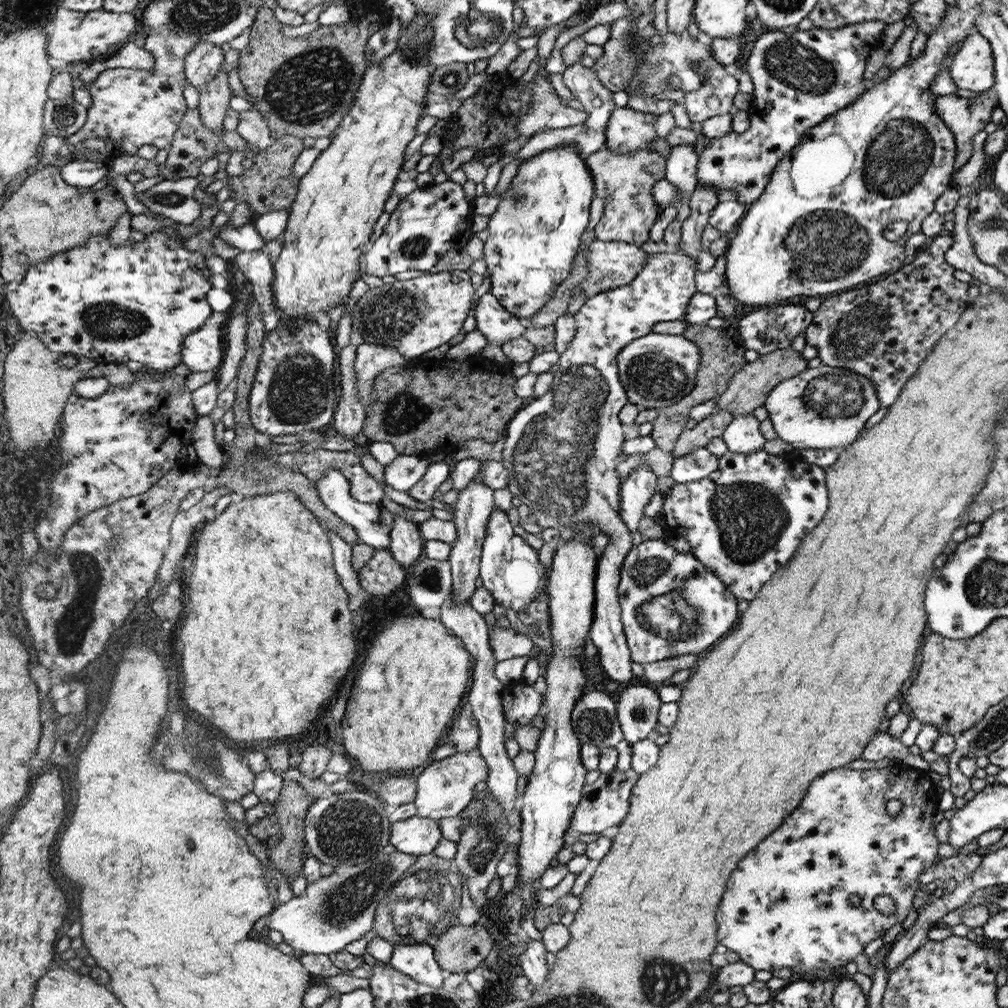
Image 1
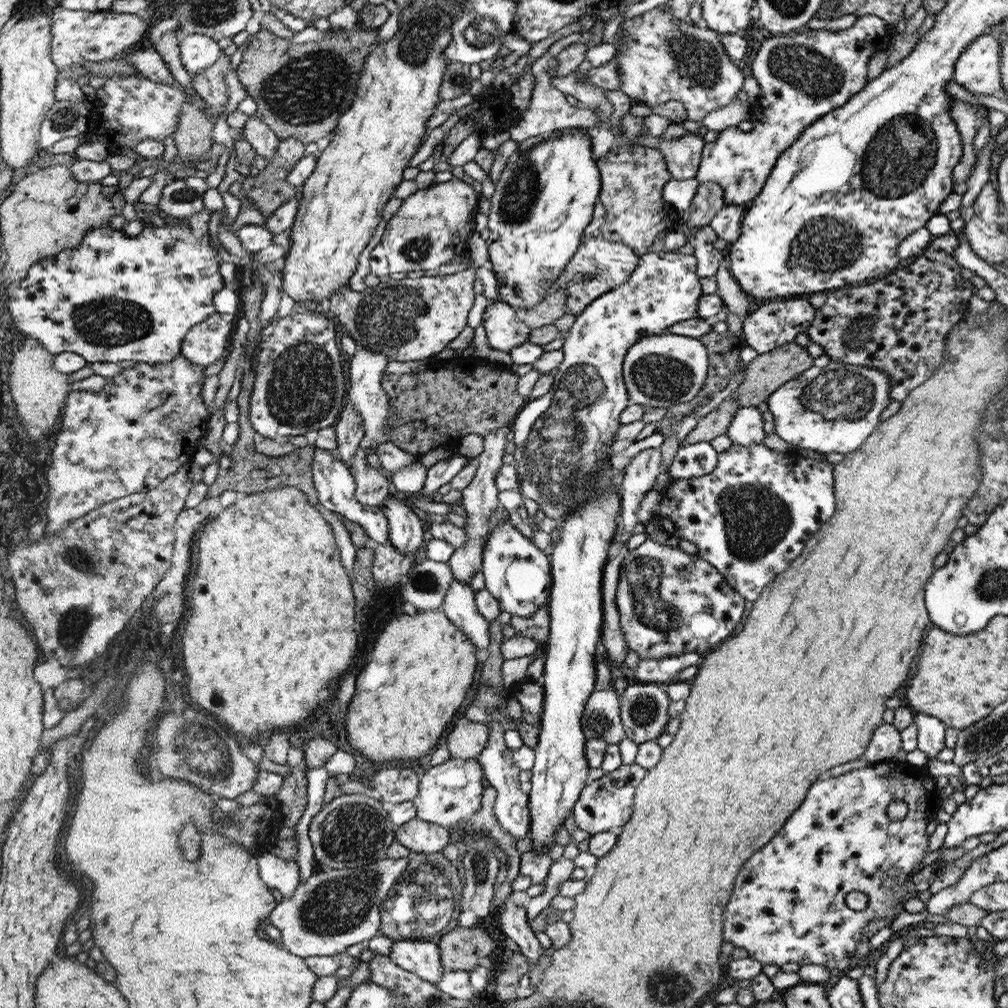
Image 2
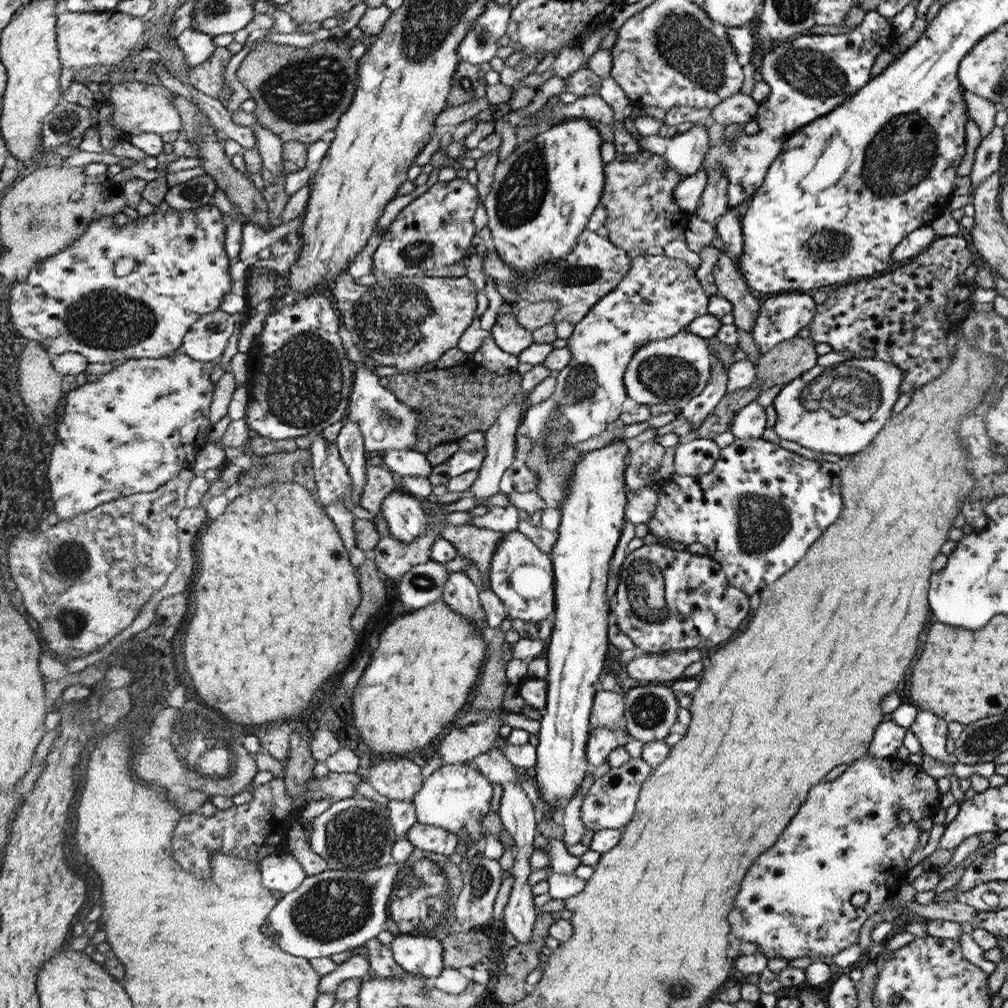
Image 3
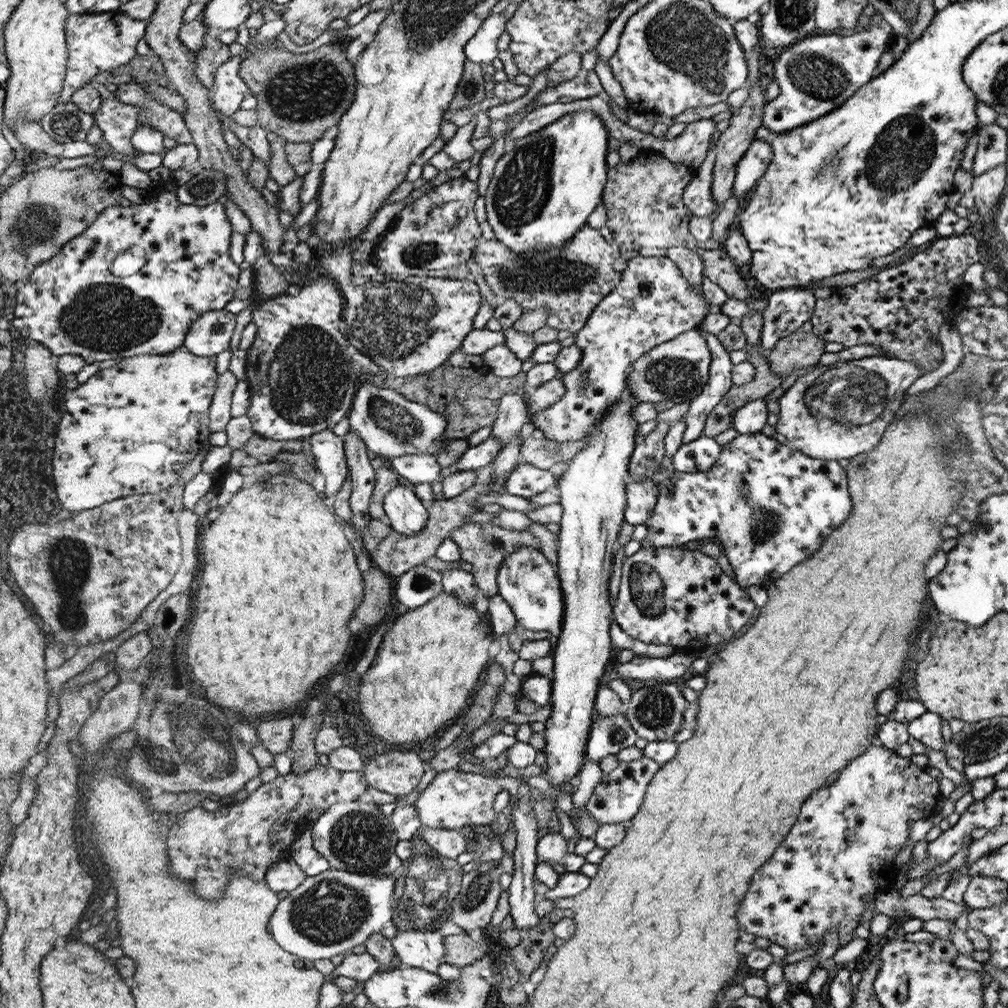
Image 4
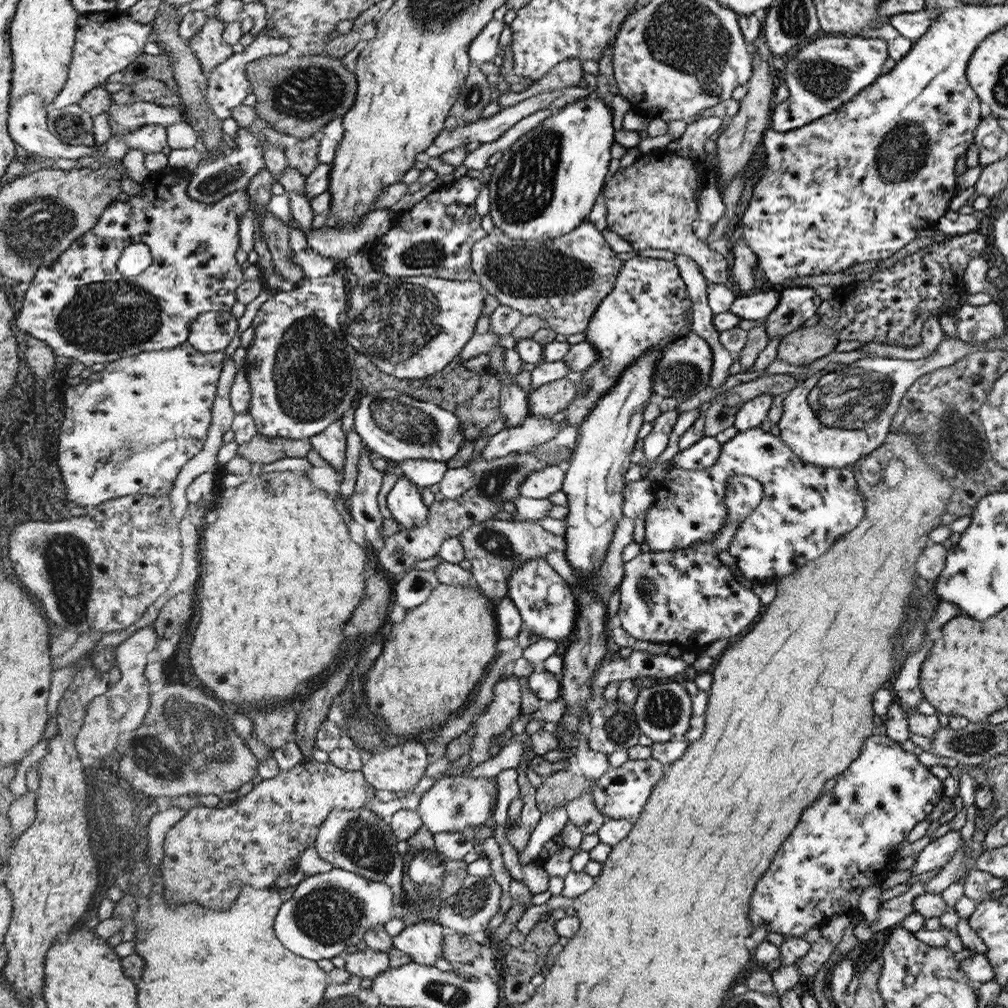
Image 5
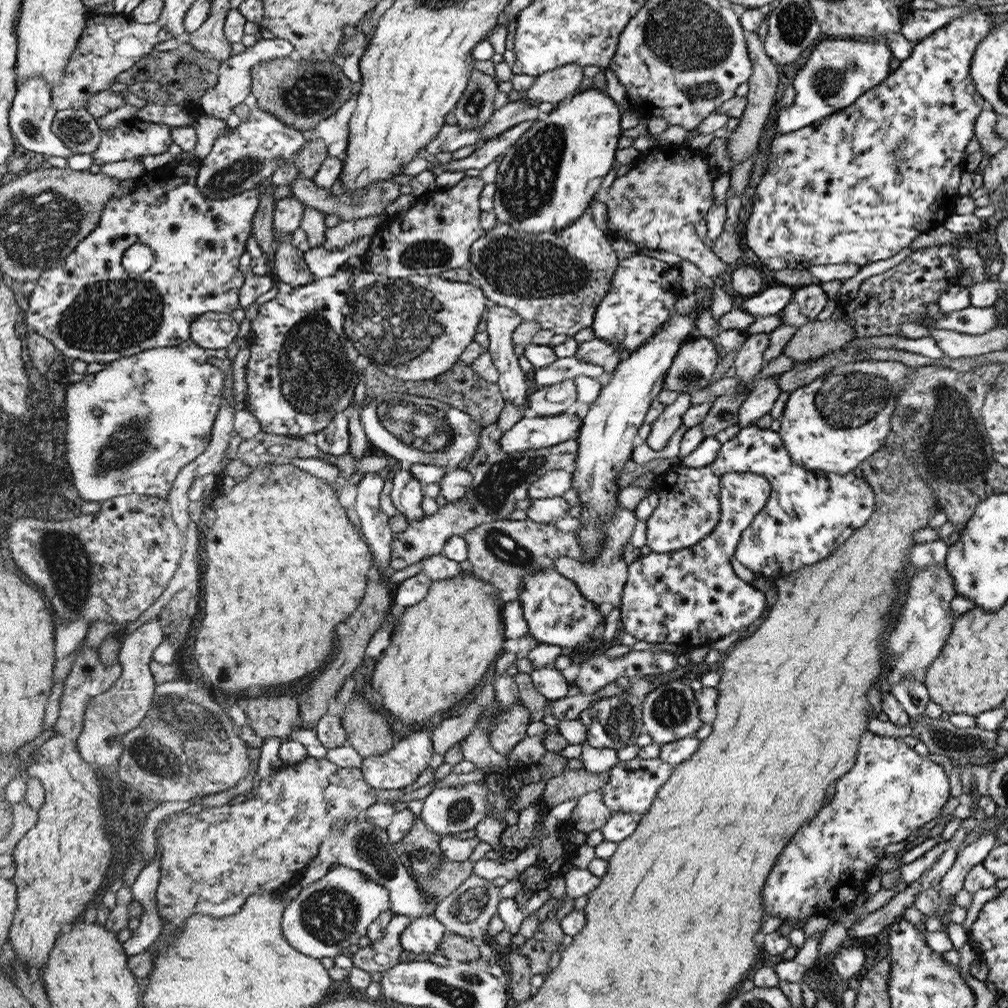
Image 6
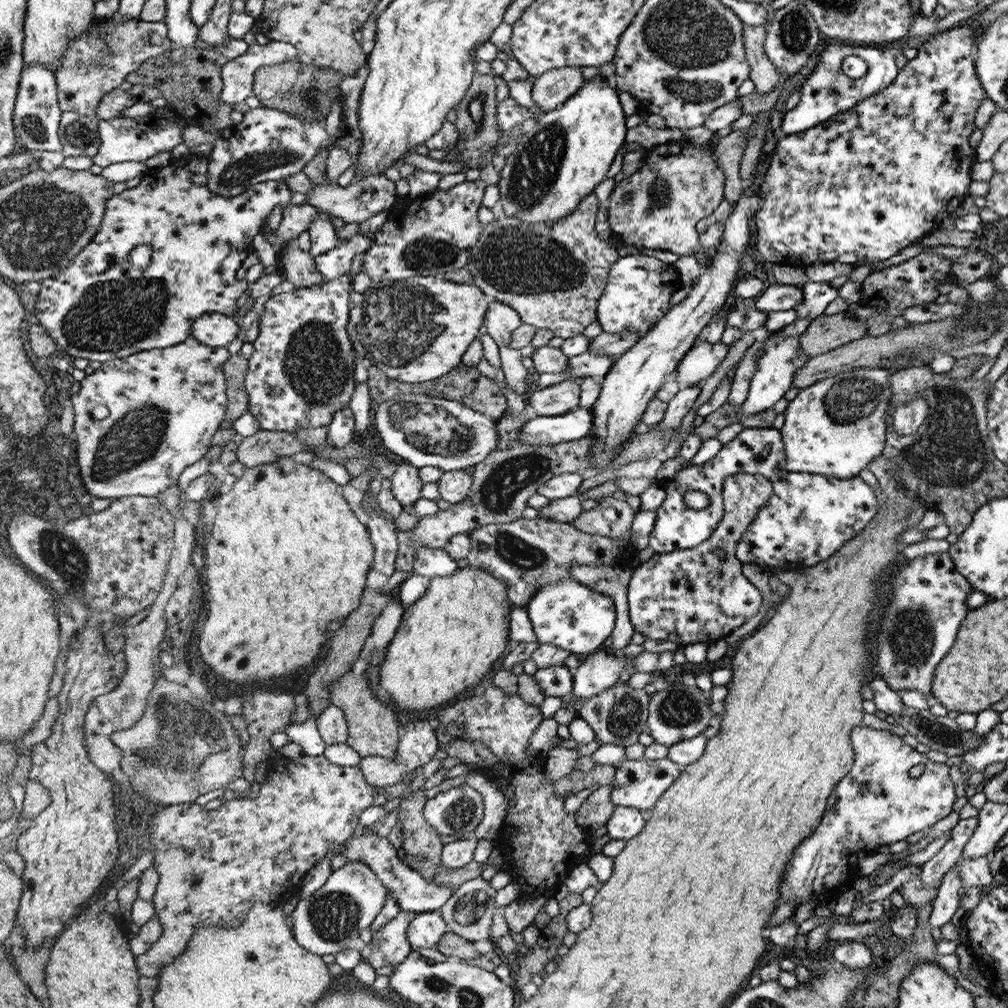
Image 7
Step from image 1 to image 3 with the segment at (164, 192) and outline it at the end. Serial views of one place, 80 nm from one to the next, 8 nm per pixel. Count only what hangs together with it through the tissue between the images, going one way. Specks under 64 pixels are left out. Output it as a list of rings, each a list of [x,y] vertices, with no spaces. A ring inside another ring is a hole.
[[[205,174],[167,189],[166,204],[170,204],[176,211],[198,209],[212,202],[218,182],[214,177]]]

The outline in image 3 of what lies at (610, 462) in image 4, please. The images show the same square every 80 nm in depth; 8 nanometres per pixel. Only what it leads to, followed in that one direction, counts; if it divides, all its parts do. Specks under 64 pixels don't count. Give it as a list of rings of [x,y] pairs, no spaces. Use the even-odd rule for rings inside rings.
[[[615,440],[611,445],[602,447],[601,449],[595,449],[591,452],[583,453],[581,456],[581,461],[575,466],[575,471],[570,479],[569,490],[567,491],[567,496],[564,501],[562,501],[561,509],[561,521],[559,524],[559,535],[553,549],[550,552],[551,563],[553,568],[554,577],[554,604],[555,609],[553,612],[552,619],[552,631],[550,638],[550,644],[548,644],[548,654],[546,653],[546,660],[548,663],[548,676],[545,680],[547,681],[547,705],[546,714],[542,715],[540,722],[540,732],[539,732],[539,743],[535,746],[537,752],[536,760],[536,782],[538,787],[538,792],[540,798],[550,804],[550,806],[563,808],[559,806],[561,802],[565,800],[570,800],[576,791],[583,784],[583,780],[586,778],[587,774],[593,769],[587,762],[587,741],[588,736],[590,736],[590,708],[592,708],[592,700],[596,696],[596,684],[601,682],[600,674],[604,672],[604,656],[606,656],[606,650],[608,650],[608,616],[610,616],[610,606],[608,606],[608,599],[611,596],[606,596],[606,582],[608,582],[608,576],[611,576],[612,564],[611,560],[614,556],[614,548],[616,544],[619,544],[618,538],[621,538],[620,534],[622,532],[622,524],[624,524],[624,506],[626,506],[626,490],[624,490],[624,456],[629,449],[625,443],[625,440]]]

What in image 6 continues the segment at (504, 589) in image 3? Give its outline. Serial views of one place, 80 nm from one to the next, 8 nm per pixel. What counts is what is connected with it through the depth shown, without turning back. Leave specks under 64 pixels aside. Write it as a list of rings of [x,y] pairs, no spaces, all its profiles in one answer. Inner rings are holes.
[[[550,567],[523,576],[518,601],[523,610],[529,634],[537,638],[540,643],[558,645],[562,648],[581,648],[581,650],[587,648],[587,644],[592,642],[594,630],[600,624],[605,625],[605,616],[609,610],[609,608],[594,604],[581,596],[575,582],[564,578],[556,569],[551,569]]]

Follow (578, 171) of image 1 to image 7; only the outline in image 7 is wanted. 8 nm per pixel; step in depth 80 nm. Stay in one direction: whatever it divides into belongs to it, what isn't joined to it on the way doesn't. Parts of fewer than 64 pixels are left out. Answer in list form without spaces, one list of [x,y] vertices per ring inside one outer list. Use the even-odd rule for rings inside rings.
[[[601,77],[586,81],[564,104],[537,118],[534,128],[526,134],[522,133],[516,141],[515,151],[506,160],[497,184],[506,217],[520,218],[528,225],[570,217],[583,198],[594,193],[594,188],[607,178],[608,168],[624,144],[626,122],[616,90]]]

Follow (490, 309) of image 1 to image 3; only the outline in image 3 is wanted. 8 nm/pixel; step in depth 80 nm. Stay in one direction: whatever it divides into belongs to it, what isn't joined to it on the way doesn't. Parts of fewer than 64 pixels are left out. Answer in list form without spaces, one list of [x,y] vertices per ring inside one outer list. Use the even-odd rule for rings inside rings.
[[[502,313],[496,317],[490,334],[498,347],[509,354],[518,356],[522,350],[533,342],[533,331],[524,328],[518,321],[517,315]]]

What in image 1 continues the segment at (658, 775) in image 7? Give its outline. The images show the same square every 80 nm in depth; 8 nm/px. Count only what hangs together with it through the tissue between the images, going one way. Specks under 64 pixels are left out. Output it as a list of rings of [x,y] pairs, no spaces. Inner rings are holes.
[[[630,768],[626,772],[614,770],[602,773],[596,782],[584,786],[579,806],[571,819],[571,828],[578,834],[603,834],[606,830],[618,827],[629,814],[632,790],[641,779],[640,773]]]

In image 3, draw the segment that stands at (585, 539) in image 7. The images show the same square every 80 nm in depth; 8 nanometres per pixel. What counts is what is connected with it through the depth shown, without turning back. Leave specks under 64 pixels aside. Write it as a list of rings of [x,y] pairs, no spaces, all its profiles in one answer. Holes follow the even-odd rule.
[[[449,524],[441,530],[441,537],[451,542],[456,547],[458,554],[464,555],[473,562],[474,566],[483,574],[483,589],[490,590],[492,560],[494,560],[495,552],[498,551],[499,544],[506,539],[506,532],[494,532],[492,529],[480,528],[468,524],[460,526]]]

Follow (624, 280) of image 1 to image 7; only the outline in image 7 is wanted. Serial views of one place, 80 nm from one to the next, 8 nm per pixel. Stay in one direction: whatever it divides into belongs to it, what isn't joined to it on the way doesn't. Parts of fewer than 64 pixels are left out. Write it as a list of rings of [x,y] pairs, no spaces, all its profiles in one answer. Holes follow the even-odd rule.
[[[591,193],[583,198],[583,202],[579,204],[577,210],[570,217],[566,216],[563,219],[548,221],[548,223],[528,225],[520,220],[520,218],[506,217],[498,218],[498,220],[494,218],[491,224],[484,226],[484,235],[480,236],[476,247],[472,248],[472,263],[468,264],[468,272],[474,278],[474,285],[486,293],[487,296],[492,296],[494,301],[500,301],[500,303],[504,303],[516,310],[521,320],[526,324],[535,326],[537,329],[550,329],[554,332],[555,336],[560,336],[563,339],[580,335],[588,324],[592,324],[594,320],[597,320],[599,299],[607,289],[611,268],[619,260],[618,252],[613,250],[610,243],[604,241],[598,234],[598,230],[595,229],[595,224],[598,222],[598,218],[596,218],[596,212],[598,212],[596,204],[598,204],[598,198],[594,193]]]

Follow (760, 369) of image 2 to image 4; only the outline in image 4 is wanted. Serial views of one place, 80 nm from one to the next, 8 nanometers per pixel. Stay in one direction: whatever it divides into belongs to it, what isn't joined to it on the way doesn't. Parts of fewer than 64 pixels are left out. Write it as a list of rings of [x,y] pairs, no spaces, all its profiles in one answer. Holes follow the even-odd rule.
[[[801,329],[786,338],[780,339],[767,352],[770,371],[782,379],[788,378],[795,371],[820,364],[825,350],[825,340],[813,332],[804,333]]]

